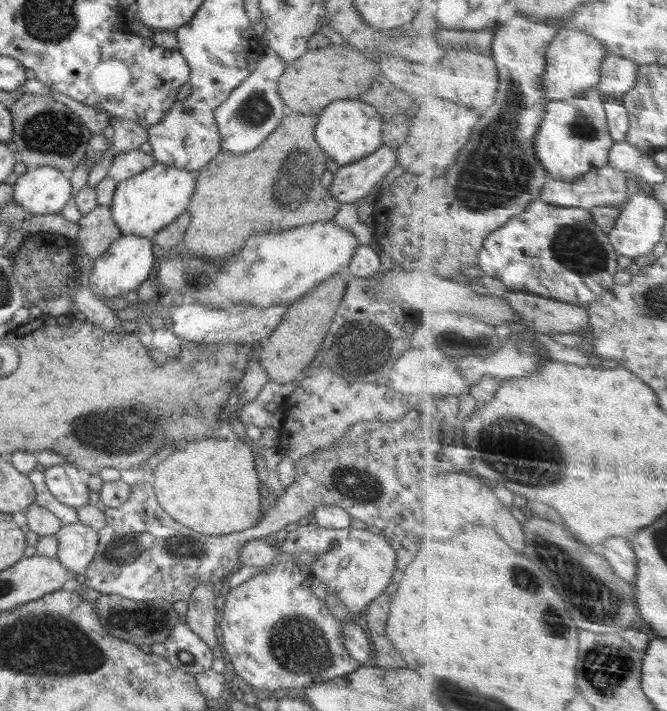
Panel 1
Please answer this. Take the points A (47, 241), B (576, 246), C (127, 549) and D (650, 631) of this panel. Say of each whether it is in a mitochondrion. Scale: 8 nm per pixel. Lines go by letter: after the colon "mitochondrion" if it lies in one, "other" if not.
A: other
B: mitochondrion
C: mitochondrion
D: other

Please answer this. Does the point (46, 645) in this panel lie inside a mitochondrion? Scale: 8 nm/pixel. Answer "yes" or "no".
yes

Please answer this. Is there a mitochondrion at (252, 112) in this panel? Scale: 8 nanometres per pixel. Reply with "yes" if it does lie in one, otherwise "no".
yes

